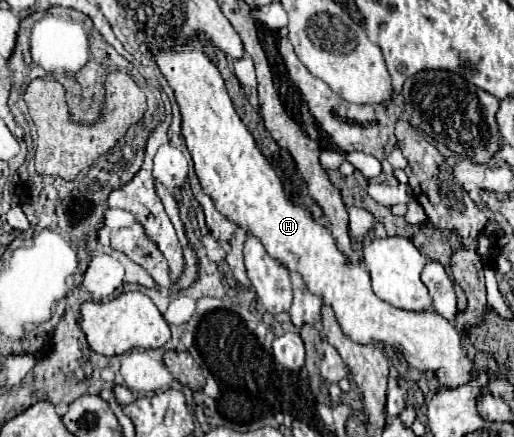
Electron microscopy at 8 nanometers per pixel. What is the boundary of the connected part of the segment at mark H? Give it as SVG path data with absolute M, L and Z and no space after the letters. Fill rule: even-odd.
M186 44L172 48L170 52L160 50L154 54L154 60L174 88L182 112L182 134L192 154L196 176L216 208L228 220L260 238L266 252L286 270L298 272L308 290L318 292L324 304L332 306L342 332L352 342L372 344L380 340L404 354L410 366L436 372L446 388L466 384L474 370L470 358L462 350L460 332L432 310L400 310L372 292L366 268L348 260L336 246L332 234L320 226L304 206L294 204L284 194L280 176L236 114L224 80L206 54L198 46Z

